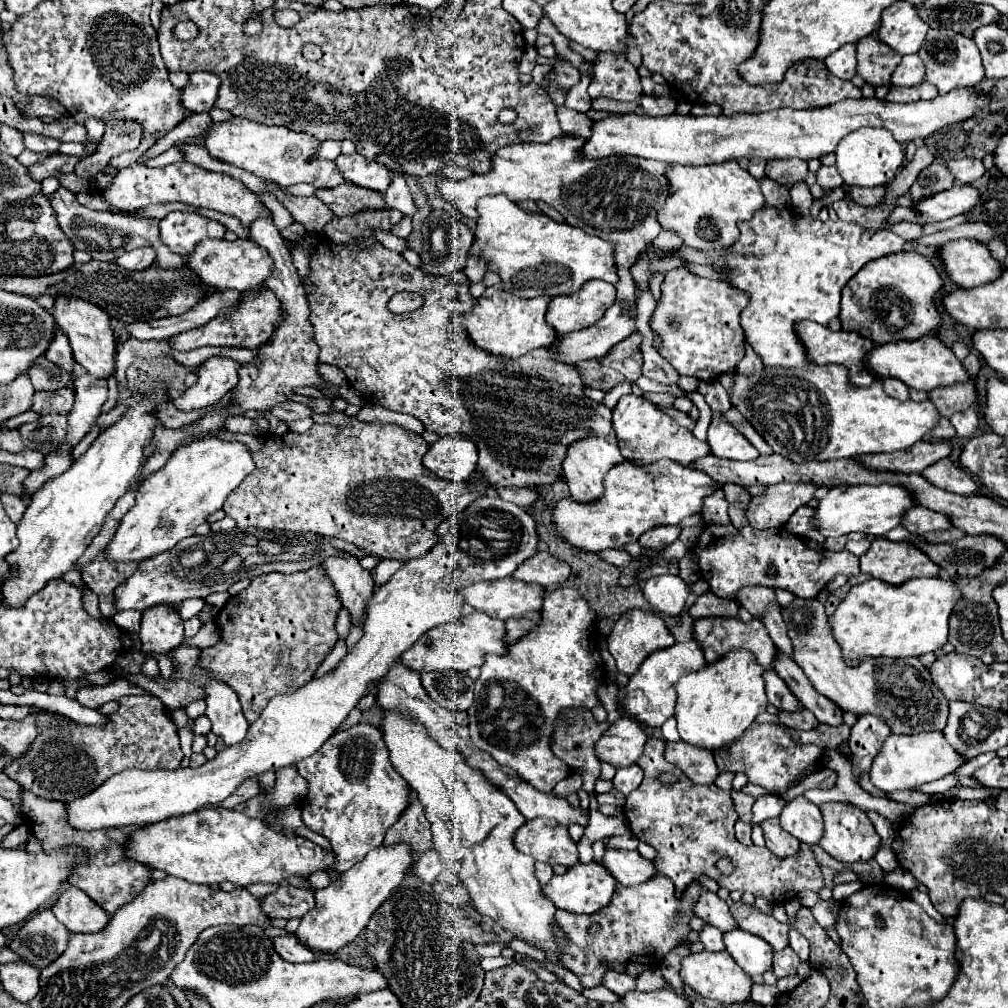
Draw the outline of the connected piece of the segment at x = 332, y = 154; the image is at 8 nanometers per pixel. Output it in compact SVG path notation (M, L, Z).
M323 141L319 149L319 157L335 161L341 155L341 141Z

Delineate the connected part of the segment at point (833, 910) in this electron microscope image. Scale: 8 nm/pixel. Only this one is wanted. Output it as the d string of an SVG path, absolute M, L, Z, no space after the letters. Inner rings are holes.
M819 901L815 907L813 907L813 915L817 919L817 923L821 927L835 927L835 921L837 921L837 909L839 909L839 903L837 901Z

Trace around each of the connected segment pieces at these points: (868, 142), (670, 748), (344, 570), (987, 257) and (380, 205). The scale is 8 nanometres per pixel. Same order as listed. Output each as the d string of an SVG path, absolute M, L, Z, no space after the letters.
M857 129L849 133L837 147L837 171L841 173L845 185L851 187L877 187L877 185L887 185L893 181L893 177L899 173L903 161L905 161L905 151L903 147L893 139L893 135L887 129Z
M683 741L667 743L665 759L679 767L695 785L713 785L719 777L713 753L707 749L697 749L693 745L685 745Z
M339 553L333 557L327 557L325 563L321 563L325 575L333 581L343 607L349 609L353 621L359 621L365 617L365 603L371 599L373 593L373 579L369 571L361 569L359 559L349 553Z
M973 239L949 241L939 253L949 277L963 289L987 285L1003 273L1003 263L989 253L987 245Z
M343 183L333 189L319 189L315 193L337 217L353 215L357 211L365 209L389 209L385 205L383 193L377 193L373 189L361 189L353 183Z

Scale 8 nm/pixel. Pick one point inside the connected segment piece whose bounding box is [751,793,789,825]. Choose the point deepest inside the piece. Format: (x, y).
(769, 805)

